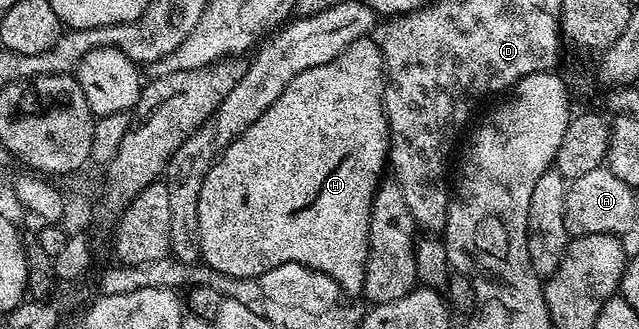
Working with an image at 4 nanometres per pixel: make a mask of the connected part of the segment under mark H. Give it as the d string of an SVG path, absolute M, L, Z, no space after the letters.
M372 38L356 40L350 46L346 46L346 50L338 54L338 58L322 66L314 66L314 70L302 70L302 74L298 74L298 78L294 78L294 82L290 82L290 86L286 86L282 94L278 94L276 101L247 130L228 143L228 147L220 153L216 163L206 174L202 182L202 190L198 194L198 234L203 263L234 278L250 278L274 266L282 266L286 262L298 262L326 274L345 294L363 293L368 261L368 227L372 213L372 199L389 163L388 119L384 113L385 79L384 54L380 51L379 43Z

